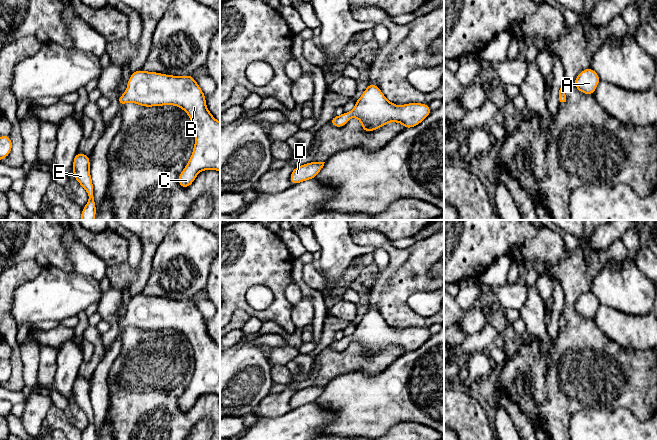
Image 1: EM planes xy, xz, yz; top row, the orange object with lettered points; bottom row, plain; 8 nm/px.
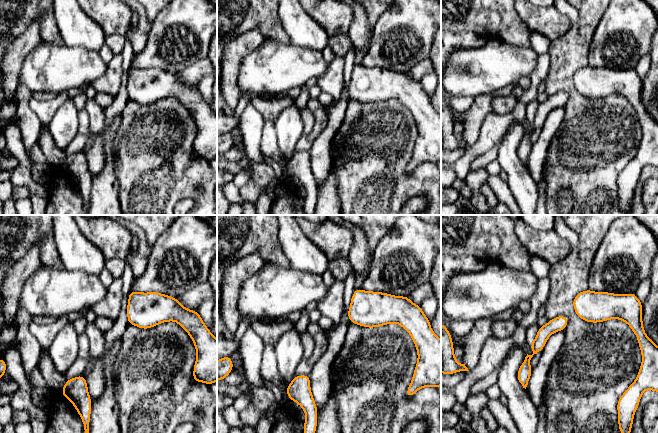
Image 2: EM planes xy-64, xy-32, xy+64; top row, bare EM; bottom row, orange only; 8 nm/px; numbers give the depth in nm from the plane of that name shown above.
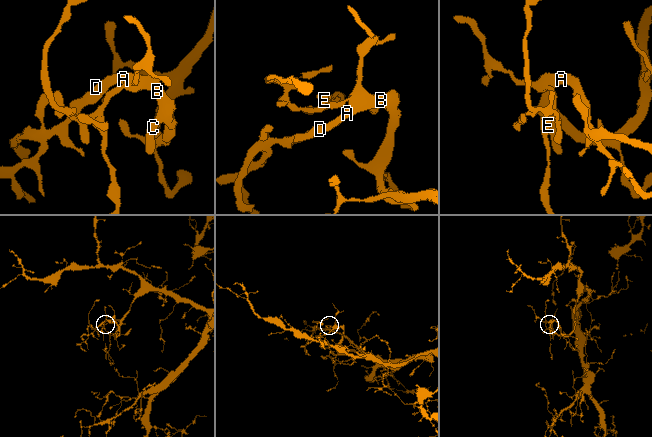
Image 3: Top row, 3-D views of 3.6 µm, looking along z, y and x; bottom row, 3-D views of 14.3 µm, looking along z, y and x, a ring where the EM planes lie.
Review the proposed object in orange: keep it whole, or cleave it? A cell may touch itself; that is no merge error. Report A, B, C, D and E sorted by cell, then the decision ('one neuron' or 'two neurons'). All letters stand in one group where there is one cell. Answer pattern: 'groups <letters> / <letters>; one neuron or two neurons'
groups A B C D E; one neuron

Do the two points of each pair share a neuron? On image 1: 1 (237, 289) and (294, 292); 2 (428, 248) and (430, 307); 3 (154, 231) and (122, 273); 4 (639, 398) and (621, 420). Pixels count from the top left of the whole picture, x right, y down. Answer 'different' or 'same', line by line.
1: different
2: different
3: same
4: different

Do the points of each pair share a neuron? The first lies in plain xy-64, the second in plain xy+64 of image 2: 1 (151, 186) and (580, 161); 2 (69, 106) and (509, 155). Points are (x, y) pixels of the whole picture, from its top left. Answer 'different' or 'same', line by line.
1: same
2: same

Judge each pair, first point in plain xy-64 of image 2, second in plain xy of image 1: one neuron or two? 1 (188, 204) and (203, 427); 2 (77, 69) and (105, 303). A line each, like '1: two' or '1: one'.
1: one
2: two

